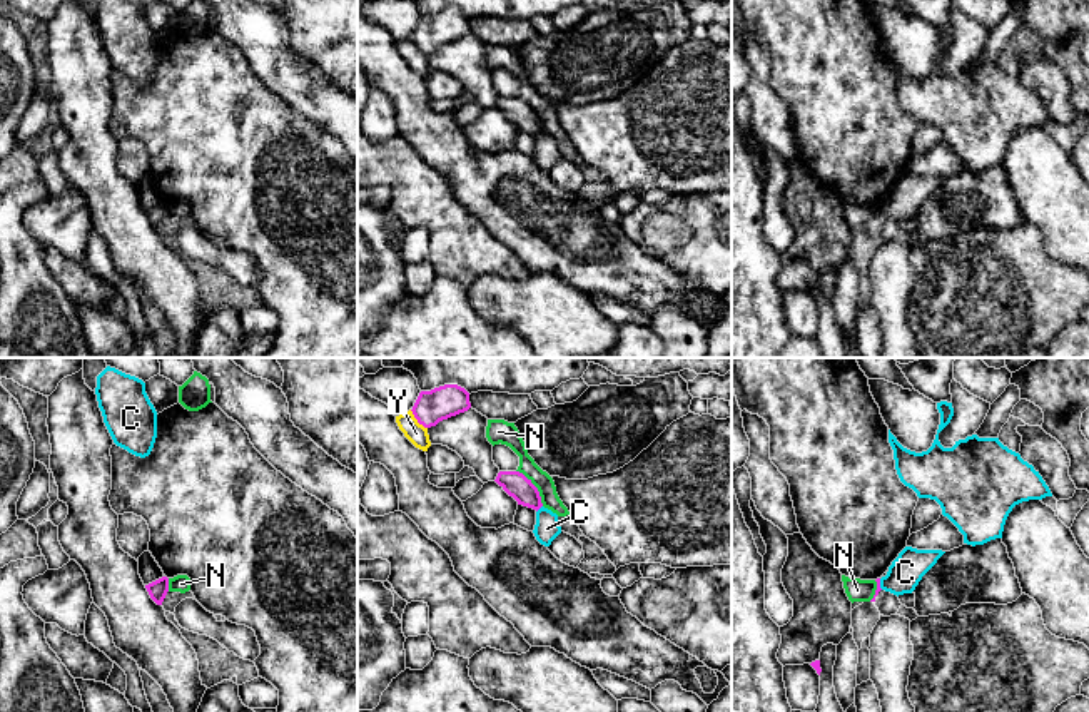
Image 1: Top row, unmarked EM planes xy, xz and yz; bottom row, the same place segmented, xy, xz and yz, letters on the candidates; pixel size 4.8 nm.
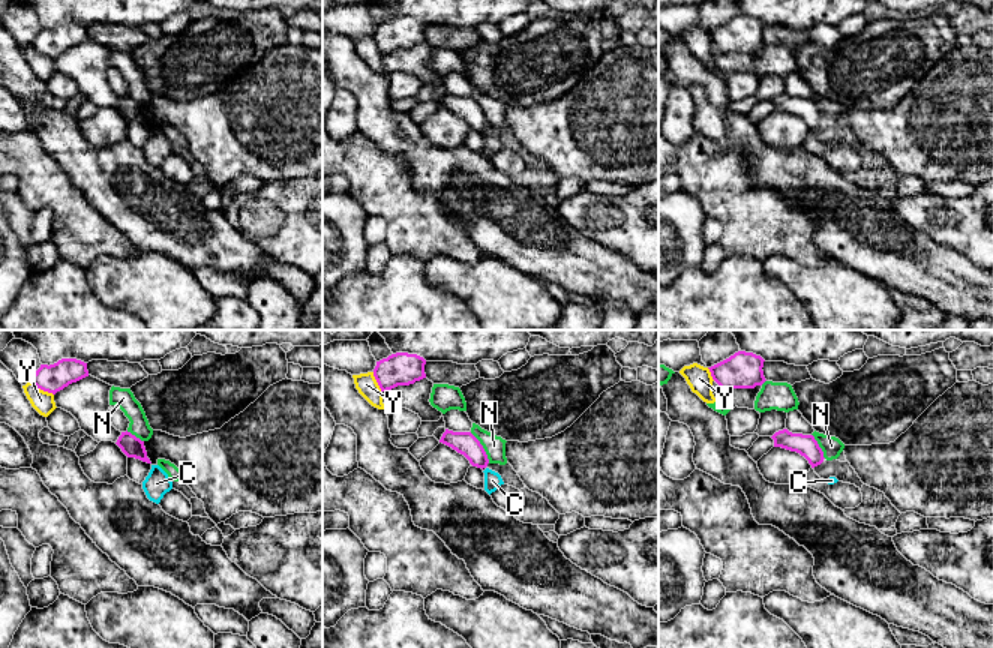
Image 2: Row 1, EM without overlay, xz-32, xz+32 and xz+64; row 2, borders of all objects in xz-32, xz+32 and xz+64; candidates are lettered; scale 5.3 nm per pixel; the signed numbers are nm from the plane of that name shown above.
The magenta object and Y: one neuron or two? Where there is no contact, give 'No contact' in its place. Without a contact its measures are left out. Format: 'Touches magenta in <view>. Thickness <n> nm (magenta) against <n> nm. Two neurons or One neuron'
Touches magenta in xz. Thickness 160 nm (magenta) against 100 nm. Two neurons

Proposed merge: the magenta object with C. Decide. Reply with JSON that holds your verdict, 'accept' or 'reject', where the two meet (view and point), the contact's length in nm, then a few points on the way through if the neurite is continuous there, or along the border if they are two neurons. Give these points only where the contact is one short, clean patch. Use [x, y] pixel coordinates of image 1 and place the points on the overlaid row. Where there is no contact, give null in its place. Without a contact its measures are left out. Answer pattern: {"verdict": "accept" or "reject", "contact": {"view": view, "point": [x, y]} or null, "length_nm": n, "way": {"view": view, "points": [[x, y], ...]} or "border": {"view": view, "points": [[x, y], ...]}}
{"verdict": "reject", "contact": {"view": "xz", "point": [540, 507]}, "length_nm": 50, "border": {"view": "xz", "points": [[541, 505], [536, 512]]}}

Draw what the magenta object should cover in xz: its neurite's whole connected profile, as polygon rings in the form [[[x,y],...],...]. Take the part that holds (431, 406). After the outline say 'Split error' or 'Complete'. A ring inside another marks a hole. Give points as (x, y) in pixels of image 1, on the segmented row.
[[[444,384],[431,391],[421,391],[411,411],[419,425],[431,428],[469,408],[469,393],[464,388]]]. Complete

